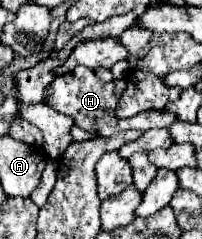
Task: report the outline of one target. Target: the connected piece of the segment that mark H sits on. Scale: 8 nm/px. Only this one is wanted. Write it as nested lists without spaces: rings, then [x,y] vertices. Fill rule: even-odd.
[[[77,66],[75,70],[71,70],[69,74],[57,76],[47,88],[45,88],[45,102],[49,106],[53,106],[57,112],[69,116],[75,120],[75,124],[87,132],[93,132],[95,136],[101,138],[109,138],[115,136],[119,132],[125,130],[139,130],[139,132],[147,132],[151,128],[169,128],[175,118],[169,112],[157,110],[157,112],[141,112],[135,114],[133,118],[117,118],[115,116],[115,102],[119,102],[119,96],[126,88],[125,79],[112,80],[110,82],[101,82],[93,70],[85,68],[85,66]]]

